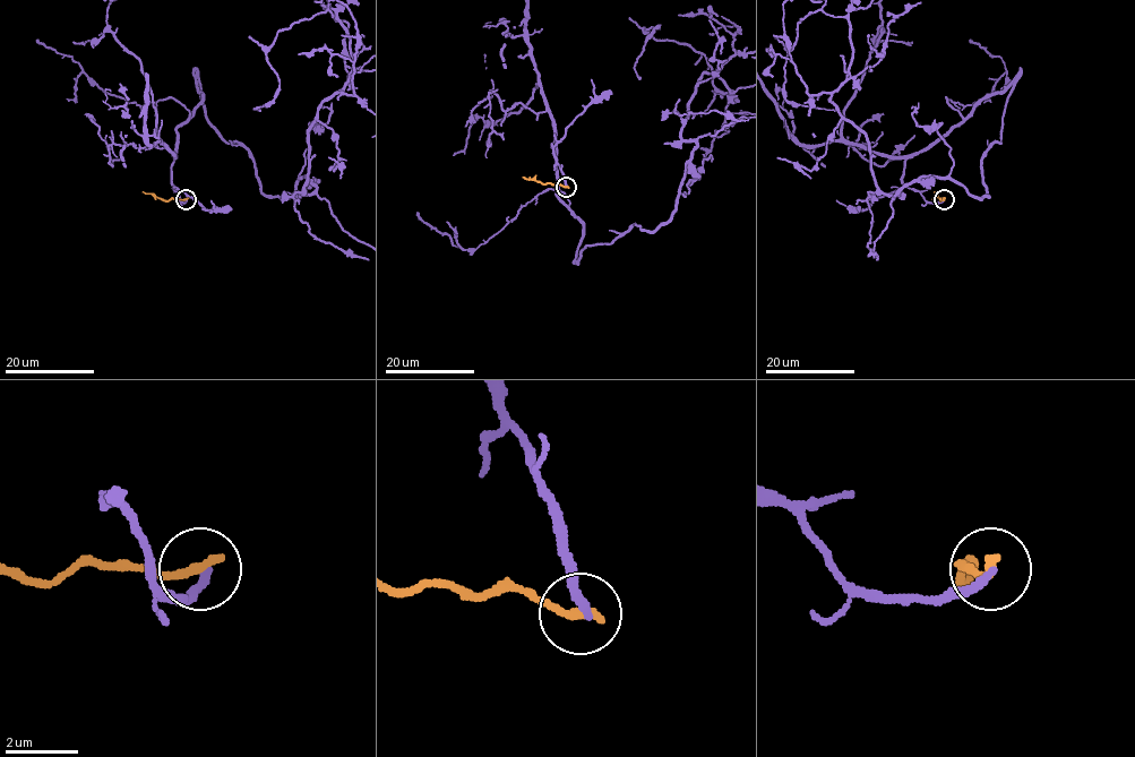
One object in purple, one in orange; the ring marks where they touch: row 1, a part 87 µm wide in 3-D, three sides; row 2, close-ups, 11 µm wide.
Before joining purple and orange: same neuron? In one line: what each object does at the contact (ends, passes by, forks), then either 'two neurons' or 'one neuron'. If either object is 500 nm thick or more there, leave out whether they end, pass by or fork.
purple ends there; orange ends there; two neurons

